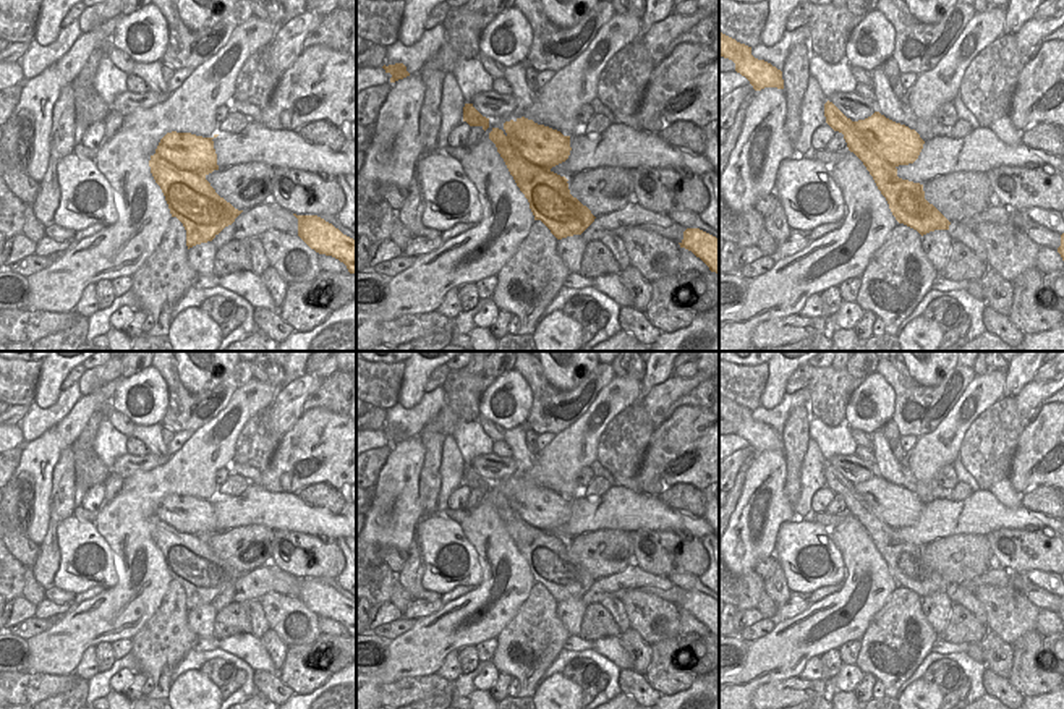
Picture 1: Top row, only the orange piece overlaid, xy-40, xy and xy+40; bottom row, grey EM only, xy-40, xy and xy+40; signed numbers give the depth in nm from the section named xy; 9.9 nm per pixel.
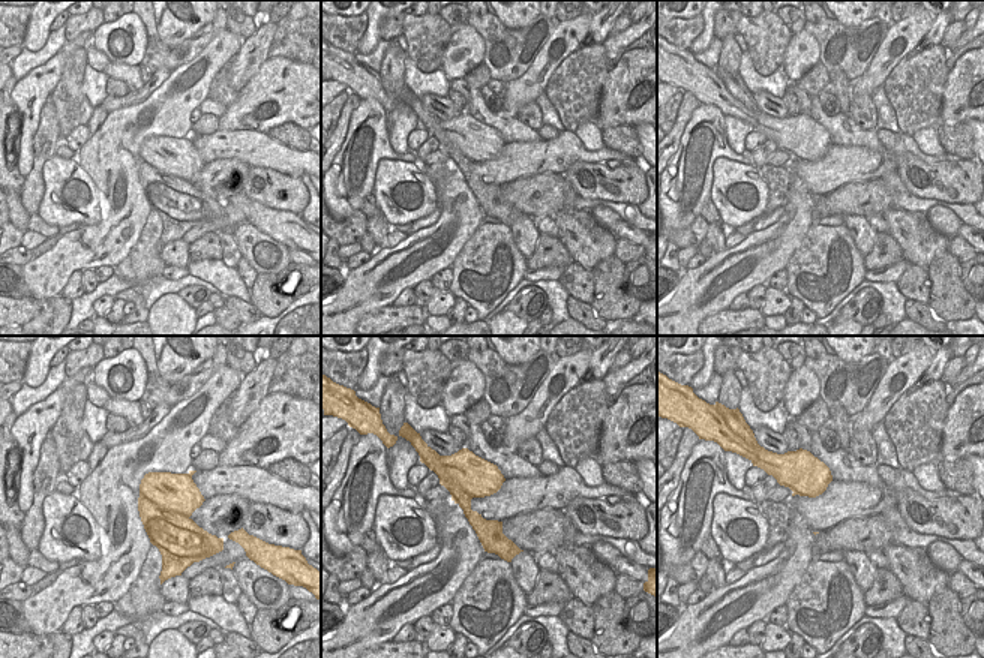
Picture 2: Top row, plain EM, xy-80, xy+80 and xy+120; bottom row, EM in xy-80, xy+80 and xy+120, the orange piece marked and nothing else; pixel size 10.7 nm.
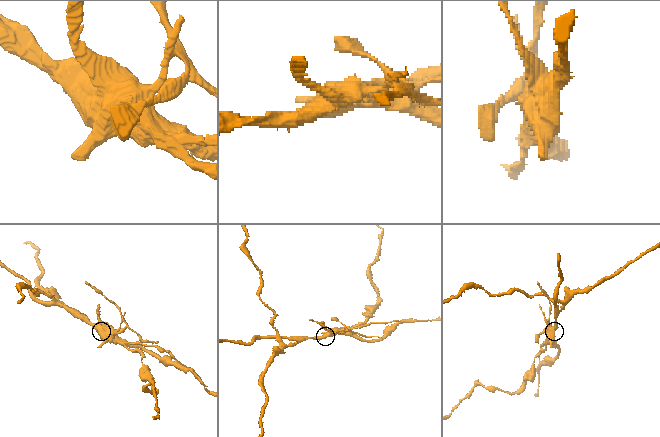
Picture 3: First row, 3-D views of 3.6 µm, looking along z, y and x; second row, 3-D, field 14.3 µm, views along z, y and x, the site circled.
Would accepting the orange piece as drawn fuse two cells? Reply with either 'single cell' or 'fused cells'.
fused cells

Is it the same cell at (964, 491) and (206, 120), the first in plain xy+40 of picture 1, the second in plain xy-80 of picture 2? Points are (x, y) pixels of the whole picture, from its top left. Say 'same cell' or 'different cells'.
same cell

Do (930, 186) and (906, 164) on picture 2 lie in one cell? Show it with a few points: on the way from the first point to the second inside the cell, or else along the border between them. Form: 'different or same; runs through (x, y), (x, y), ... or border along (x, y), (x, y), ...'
same; runs through (932, 177), (915, 165)

